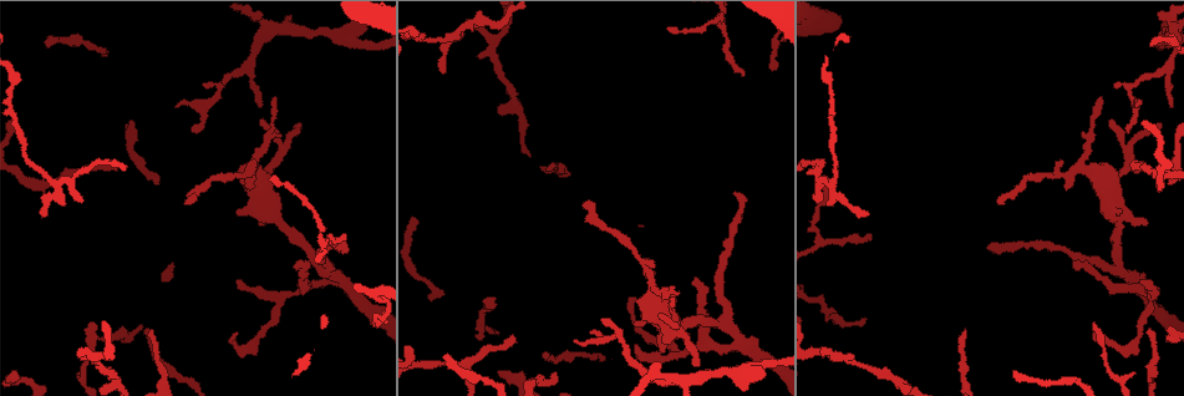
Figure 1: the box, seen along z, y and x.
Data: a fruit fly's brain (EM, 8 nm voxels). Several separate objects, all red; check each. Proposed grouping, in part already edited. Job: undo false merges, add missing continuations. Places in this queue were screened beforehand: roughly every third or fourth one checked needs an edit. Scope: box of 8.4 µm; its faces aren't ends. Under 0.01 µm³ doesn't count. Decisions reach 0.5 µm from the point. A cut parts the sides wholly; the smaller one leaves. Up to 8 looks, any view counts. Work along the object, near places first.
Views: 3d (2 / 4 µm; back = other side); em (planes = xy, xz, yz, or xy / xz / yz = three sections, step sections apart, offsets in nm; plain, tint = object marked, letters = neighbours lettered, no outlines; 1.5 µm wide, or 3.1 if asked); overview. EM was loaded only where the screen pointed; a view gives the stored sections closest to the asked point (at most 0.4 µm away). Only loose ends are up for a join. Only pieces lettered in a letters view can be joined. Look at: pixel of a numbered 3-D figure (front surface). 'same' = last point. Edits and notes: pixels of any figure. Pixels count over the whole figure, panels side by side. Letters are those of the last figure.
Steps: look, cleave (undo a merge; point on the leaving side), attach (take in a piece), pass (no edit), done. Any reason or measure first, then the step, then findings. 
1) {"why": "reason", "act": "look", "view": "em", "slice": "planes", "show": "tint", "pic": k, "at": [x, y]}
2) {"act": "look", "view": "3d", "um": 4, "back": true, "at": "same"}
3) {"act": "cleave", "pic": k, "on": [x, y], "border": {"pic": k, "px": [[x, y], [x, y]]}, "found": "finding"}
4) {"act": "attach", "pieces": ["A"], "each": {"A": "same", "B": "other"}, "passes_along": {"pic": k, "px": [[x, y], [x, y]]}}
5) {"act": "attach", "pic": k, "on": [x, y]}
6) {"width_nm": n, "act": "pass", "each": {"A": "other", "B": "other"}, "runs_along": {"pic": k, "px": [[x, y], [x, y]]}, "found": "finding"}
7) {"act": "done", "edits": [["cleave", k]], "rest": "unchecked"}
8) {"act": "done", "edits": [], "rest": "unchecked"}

{"why": "arms part here", "act": "look", "view": "em", "slice": "planes", "show": "letters", "pic": 1, "at": [823, 185]}

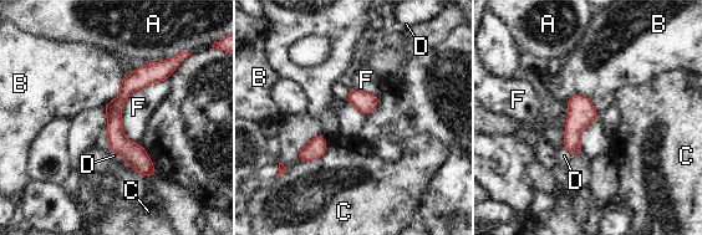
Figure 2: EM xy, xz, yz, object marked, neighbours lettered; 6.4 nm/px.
{"act": "pass", "each": {"A": "other", "B": "other", "C": "other", "D": "other", "F": "other"}, "runs_along": {"pic": 2, "px": [[163, 67], [115, 107], [116, 138], [147, 173]]}, "found": "one cell here"}

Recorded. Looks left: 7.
{"why": "thin end", "act": "look", "view": "3d", "um": 2, "pic": 1, "at": [600, 319]}

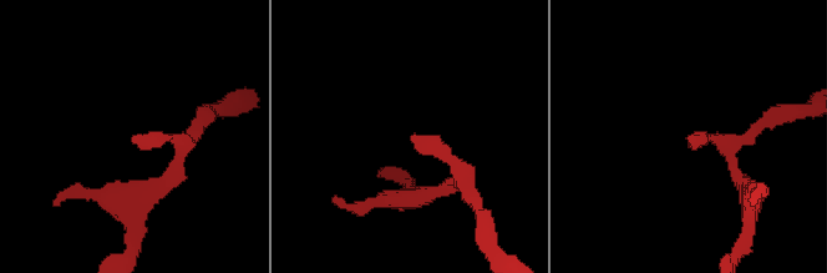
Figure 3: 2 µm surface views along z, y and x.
{"act": "look", "view": "em", "slice": "planes", "show": "letters", "pic": 3, "at": [691, 140]}

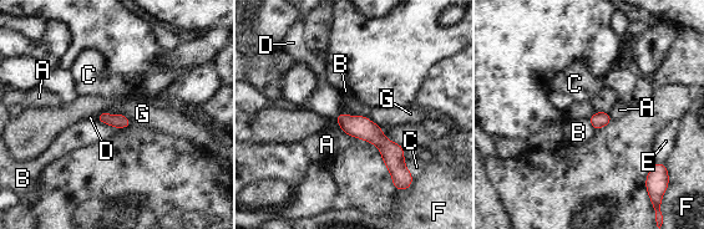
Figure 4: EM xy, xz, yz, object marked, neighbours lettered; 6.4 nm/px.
{"act": "attach", "pieces": ["D"], "each": {"A": "other", "B": "other", "C": "other", "D": "same", "E": "other", "F": "other", "G": "other"}, "passes_along": {"pic": 4, "px": [[358, 126], [338, 115], [323, 101]]}, "found": "it goes on there"}

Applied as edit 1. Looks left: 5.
{"why": "branch stops here", "act": "look", "view": "em", "slice": "planes", "show": "letters", "pic": 1, "at": [1134, 161]}

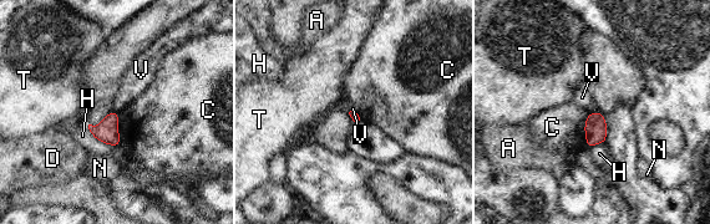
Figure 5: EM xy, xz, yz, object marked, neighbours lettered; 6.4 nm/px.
{"act": "pass", "each": {"A": "other", "C": "other", "D": "other", "H": "other", "N": "other", "T": "other", "V": "other"}, "found": "none of them fits"}

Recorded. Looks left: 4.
{"why": "tapers out", "act": "look", "view": "em", "slice": "planes", "show": "letters", "pic": 1, "at": [261, 104]}

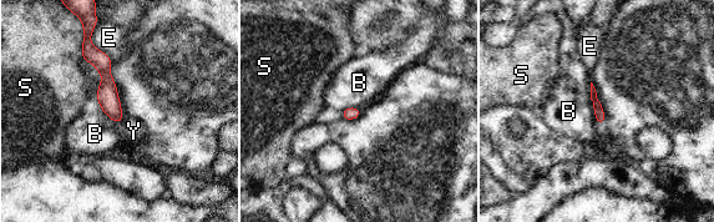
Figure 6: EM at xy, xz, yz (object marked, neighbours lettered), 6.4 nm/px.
{"width_nm": 70, "act": "attach", "pieces": ["Y"], "each": {"B": "other", "E": "other", "S": "other", "Y": "same"}, "passes_along": {"pic": 6, "px": [[107, 95], [122, 119], [133, 131]]}, "found": "it goes on there"}

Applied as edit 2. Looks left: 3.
{"act": "done", "edits": [["attach", 4], ["attach", 6]], "rest": "unchecked"}

